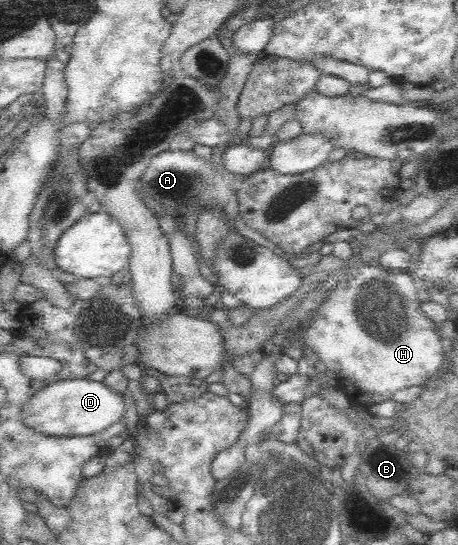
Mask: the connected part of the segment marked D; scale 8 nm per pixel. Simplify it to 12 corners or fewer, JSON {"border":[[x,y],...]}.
{"border":[[100,376],[55,380],[22,409],[47,436],[91,436],[125,417]]}

